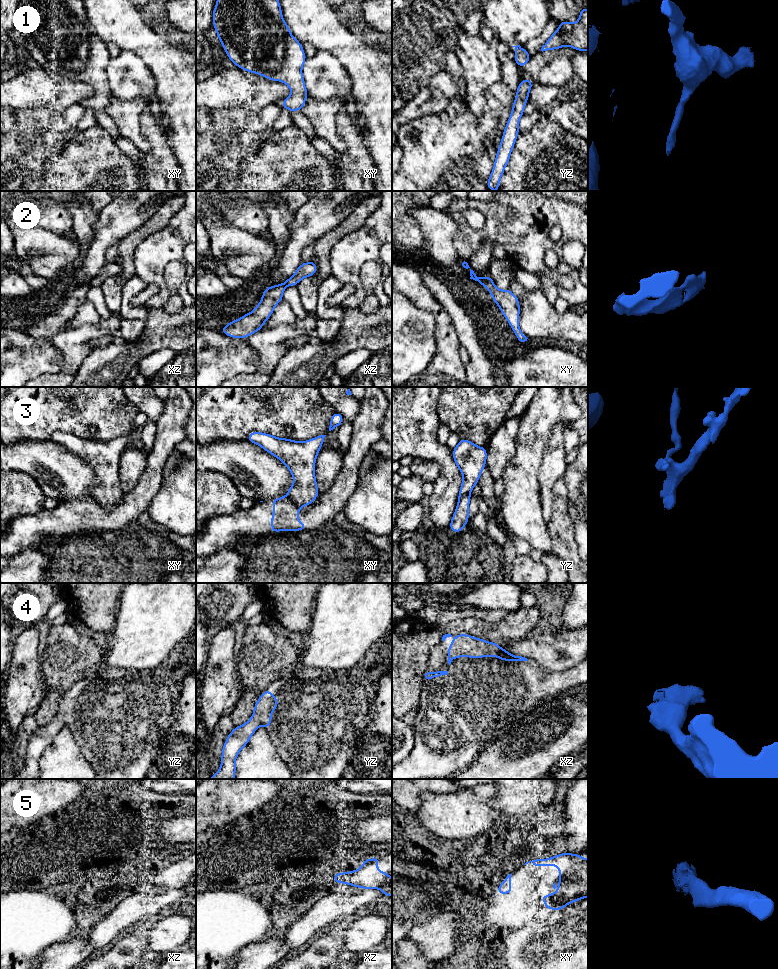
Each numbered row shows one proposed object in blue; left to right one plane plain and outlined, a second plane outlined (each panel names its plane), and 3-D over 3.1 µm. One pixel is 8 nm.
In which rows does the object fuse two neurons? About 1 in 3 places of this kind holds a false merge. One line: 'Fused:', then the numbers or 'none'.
Fused: 3

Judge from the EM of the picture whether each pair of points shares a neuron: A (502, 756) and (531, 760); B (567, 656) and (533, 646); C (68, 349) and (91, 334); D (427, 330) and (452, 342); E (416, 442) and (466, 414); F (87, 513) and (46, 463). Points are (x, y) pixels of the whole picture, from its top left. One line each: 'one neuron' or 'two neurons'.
A: one neuron
B: one neuron
C: one neuron
D: two neurons
E: two neurons
F: two neurons

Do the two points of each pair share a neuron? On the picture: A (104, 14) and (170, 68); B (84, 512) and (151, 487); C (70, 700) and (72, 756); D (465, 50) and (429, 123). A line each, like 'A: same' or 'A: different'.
A: same
B: same
C: different
D: different

